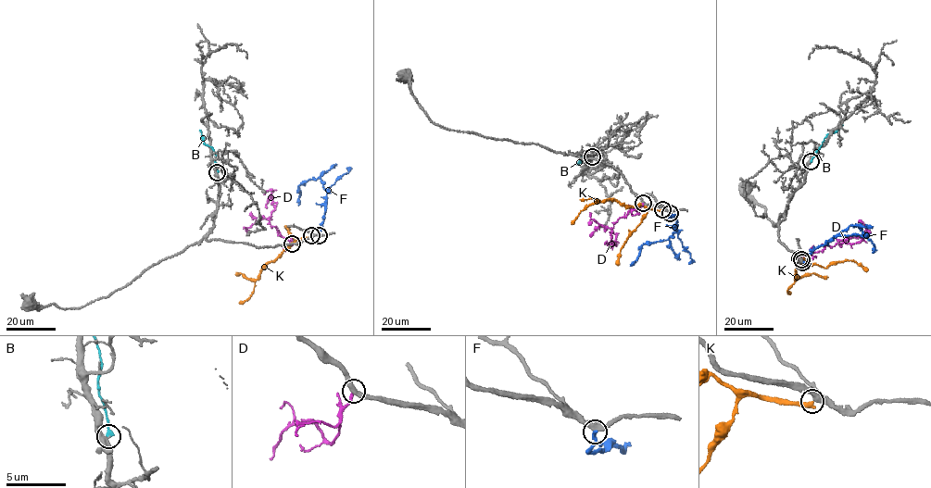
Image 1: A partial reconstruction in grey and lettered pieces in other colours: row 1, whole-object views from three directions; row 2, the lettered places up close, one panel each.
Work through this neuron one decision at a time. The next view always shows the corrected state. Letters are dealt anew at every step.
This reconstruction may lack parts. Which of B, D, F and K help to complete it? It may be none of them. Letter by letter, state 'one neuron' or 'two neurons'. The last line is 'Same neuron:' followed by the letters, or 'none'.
B: two neurons
D: two neurons
F: two neurons
K: two neurons
Same neuron: none

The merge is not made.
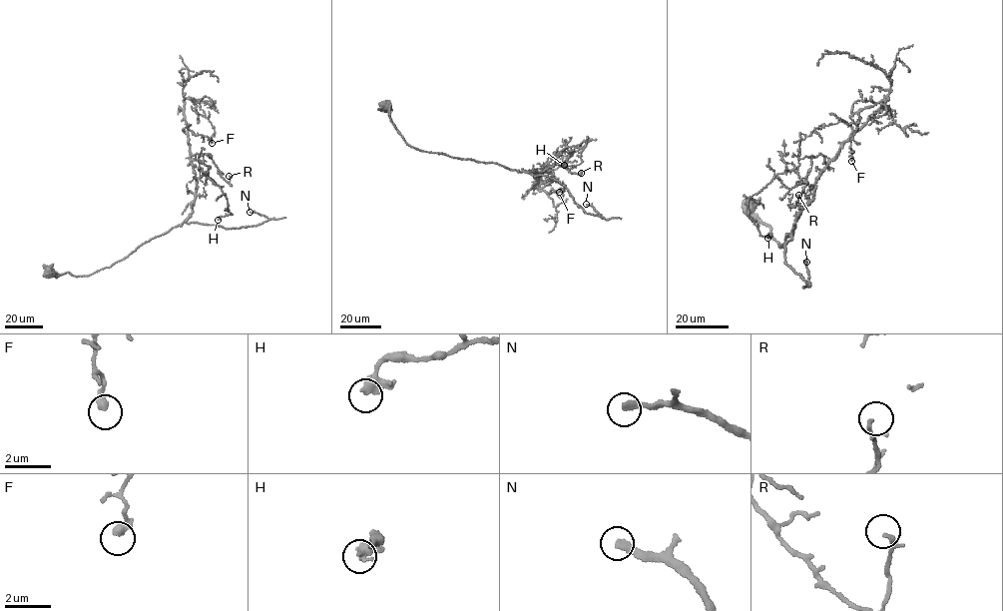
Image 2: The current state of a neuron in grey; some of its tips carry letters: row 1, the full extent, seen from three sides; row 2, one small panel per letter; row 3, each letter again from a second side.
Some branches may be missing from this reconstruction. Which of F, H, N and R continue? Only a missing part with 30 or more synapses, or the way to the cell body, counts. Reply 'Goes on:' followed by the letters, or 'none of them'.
Goes on: N

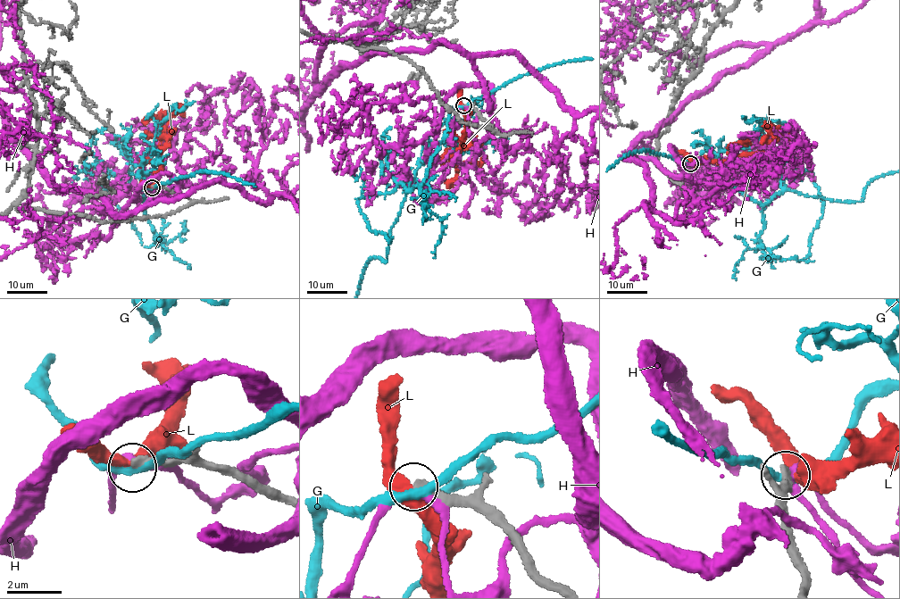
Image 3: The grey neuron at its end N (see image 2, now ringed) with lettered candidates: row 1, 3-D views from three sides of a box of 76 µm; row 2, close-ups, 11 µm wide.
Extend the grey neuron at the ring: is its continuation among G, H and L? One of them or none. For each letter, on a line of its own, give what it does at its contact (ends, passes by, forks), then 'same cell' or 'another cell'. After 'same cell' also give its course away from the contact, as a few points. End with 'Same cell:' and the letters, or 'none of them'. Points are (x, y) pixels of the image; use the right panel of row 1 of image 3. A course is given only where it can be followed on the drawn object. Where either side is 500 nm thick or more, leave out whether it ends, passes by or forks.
G: it passes by | another cell
H: it passes by | another cell
L: it passes by | another cell
Same cell: none of them

